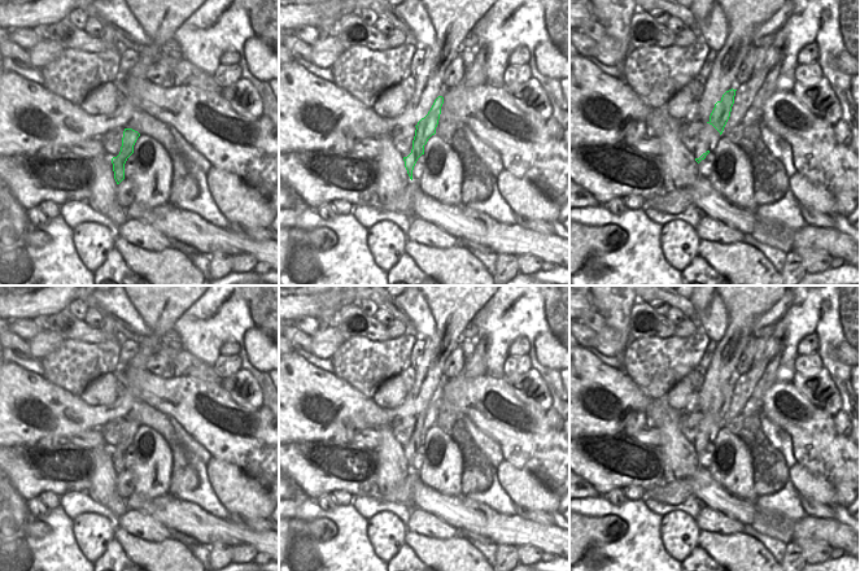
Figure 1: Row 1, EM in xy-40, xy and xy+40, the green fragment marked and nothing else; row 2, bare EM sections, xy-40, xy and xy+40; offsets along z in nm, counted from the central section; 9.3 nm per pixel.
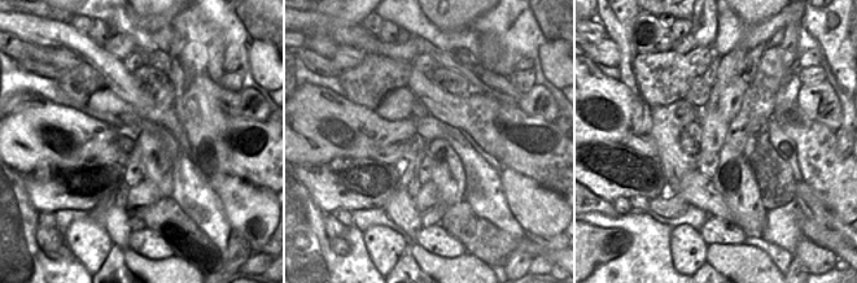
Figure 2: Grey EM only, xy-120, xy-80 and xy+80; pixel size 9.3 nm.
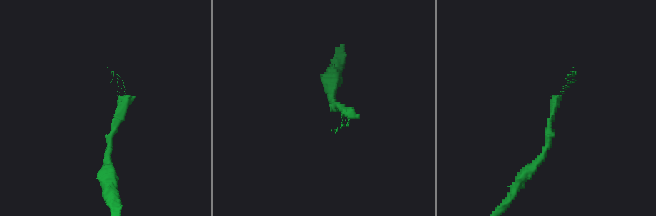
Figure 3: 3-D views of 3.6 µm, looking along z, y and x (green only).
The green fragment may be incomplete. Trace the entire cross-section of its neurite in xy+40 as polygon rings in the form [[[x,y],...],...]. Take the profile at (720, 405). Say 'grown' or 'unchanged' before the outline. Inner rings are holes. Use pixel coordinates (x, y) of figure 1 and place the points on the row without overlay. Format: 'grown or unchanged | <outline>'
grown | [[[737,380],[726,382],[721,391],[715,395],[710,406],[710,411],[703,414],[699,423],[698,436],[694,441],[695,452],[699,454],[710,443],[715,444],[716,435],[719,433],[724,418],[730,407],[732,397]]]

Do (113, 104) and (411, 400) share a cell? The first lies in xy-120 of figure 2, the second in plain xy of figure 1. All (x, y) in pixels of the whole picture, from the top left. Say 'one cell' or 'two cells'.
two cells

